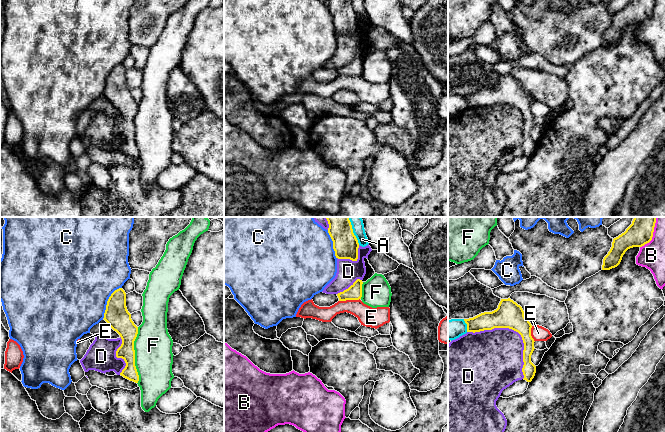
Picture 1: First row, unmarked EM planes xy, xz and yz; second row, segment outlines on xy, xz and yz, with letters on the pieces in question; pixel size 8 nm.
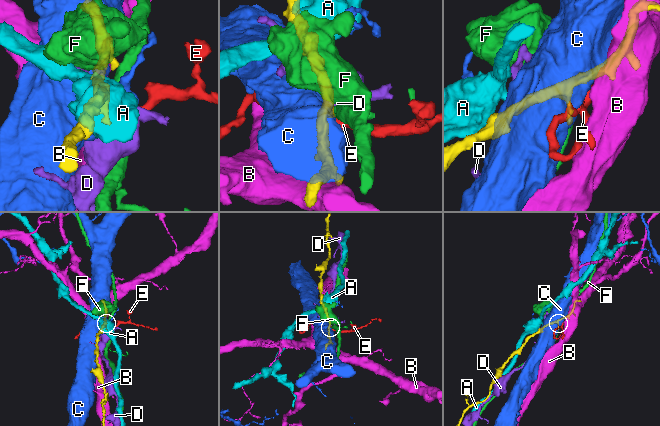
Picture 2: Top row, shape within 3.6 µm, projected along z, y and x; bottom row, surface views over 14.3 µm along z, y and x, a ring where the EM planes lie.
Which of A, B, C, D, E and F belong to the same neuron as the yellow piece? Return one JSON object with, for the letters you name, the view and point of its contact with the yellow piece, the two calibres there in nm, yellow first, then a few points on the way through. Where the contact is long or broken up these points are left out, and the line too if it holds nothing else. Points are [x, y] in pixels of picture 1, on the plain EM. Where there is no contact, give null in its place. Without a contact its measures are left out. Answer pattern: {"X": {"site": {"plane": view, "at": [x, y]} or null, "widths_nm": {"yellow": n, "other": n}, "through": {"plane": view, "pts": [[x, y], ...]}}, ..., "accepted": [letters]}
{"accepted": []}

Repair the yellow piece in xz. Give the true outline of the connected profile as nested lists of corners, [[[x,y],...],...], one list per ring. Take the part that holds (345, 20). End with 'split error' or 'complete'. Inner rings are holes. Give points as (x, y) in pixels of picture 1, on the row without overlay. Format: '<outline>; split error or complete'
[[[329,0],[328,9],[336,34],[357,37],[359,19],[351,0]]]; complete

